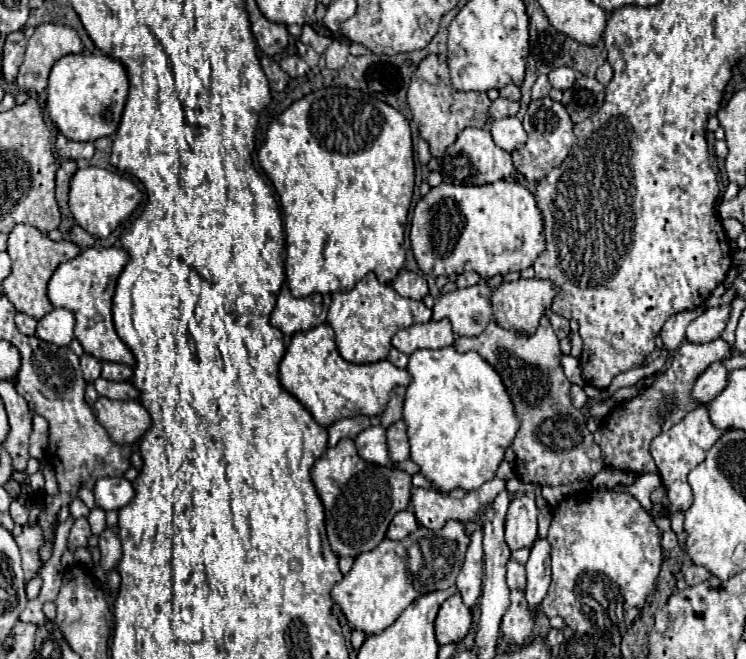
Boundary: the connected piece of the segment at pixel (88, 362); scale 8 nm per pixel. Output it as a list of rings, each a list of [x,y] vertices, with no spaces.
[[[84,354],[84,356],[80,358],[80,368],[82,368],[82,372],[84,372],[84,380],[86,380],[86,382],[92,382],[92,380],[96,380],[96,378],[100,376],[102,364],[100,364],[100,360],[96,360],[94,356]]]

